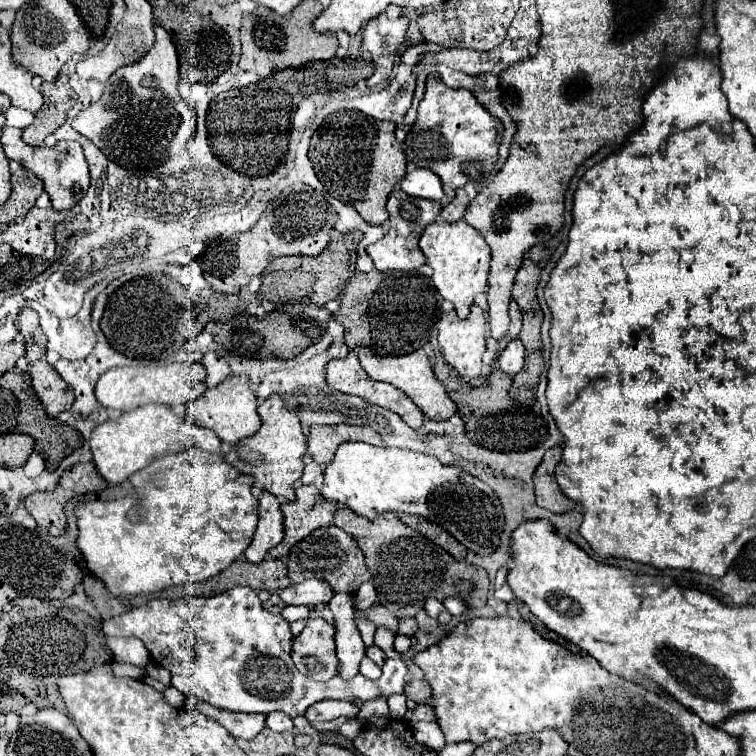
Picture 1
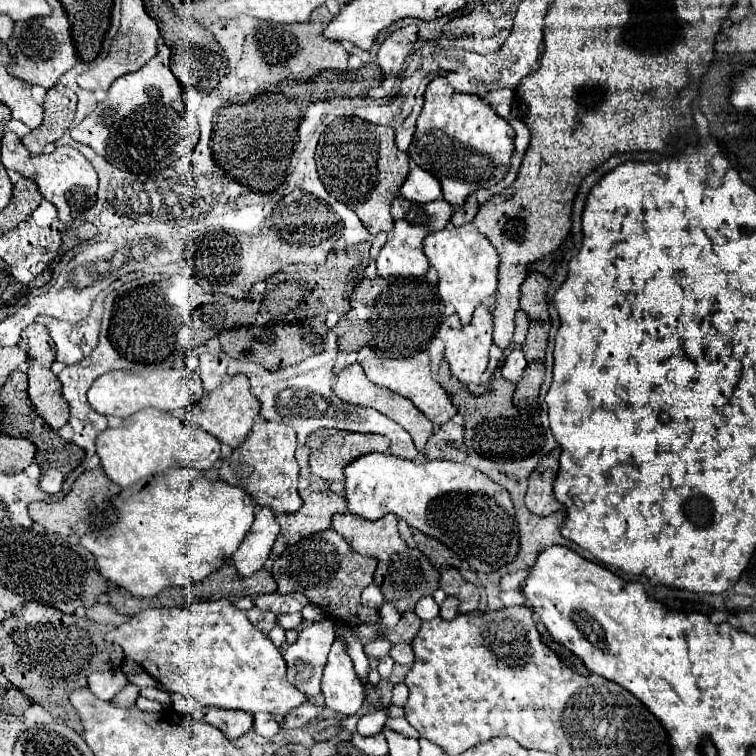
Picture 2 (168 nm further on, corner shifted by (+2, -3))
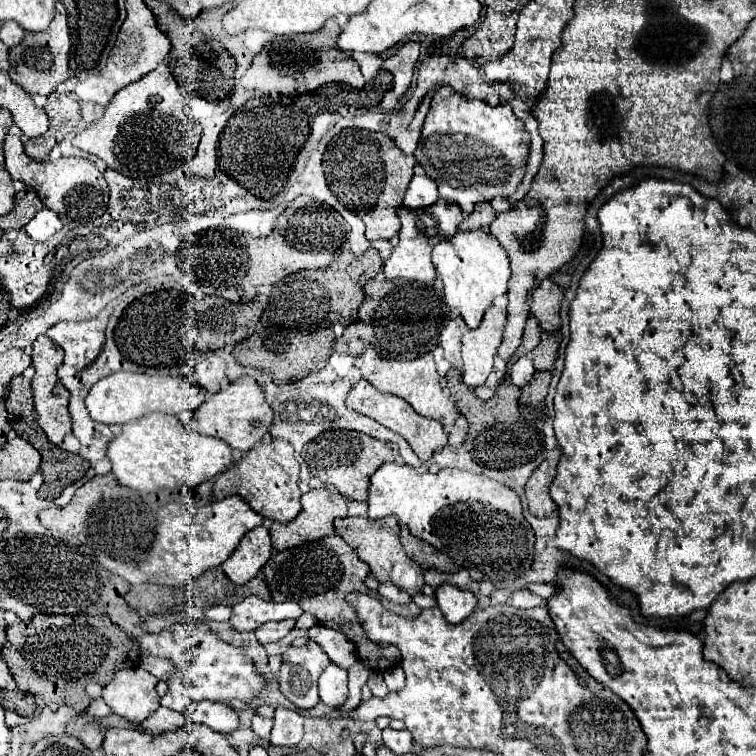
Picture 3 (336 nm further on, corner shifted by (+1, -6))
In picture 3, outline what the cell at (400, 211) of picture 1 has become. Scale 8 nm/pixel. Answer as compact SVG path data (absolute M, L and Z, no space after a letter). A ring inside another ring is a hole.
M439 199L435 205L427 209L401 209L401 231L399 231L399 243L393 249L391 257L385 261L385 275L387 279L407 279L407 281L421 281L421 283L433 283L437 277L437 271L431 263L431 249L445 239L451 239L457 233L459 223L463 221L463 213L459 205Z

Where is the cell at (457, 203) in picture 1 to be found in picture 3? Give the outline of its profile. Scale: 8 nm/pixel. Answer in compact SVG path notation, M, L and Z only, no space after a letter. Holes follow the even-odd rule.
M479 203L475 207L475 211L461 221L459 229L461 231L473 231L473 229L479 229L479 227L489 227L495 217L497 217L497 213L491 209L489 203Z

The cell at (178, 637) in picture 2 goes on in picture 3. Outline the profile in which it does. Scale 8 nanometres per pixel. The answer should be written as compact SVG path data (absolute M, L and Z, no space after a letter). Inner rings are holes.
M185 623L173 625L171 631L165 633L149 633L139 637L139 647L143 655L159 655L167 657L177 665L177 673L169 679L169 691L161 697L161 705L175 711L185 711L193 701L225 701L225 699L239 699L249 701L255 693L259 693L265 685L263 677L259 677L255 665L249 661L247 651L243 647L231 647L217 639L201 623Z

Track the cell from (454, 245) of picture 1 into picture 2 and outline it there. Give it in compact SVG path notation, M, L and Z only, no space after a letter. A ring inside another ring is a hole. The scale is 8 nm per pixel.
M464 224L460 228L446 226L424 238L424 254L430 260L430 266L438 272L438 294L444 304L452 304L462 324L468 324L476 306L496 294L496 272L498 272L498 254L490 240L478 232L474 224Z

